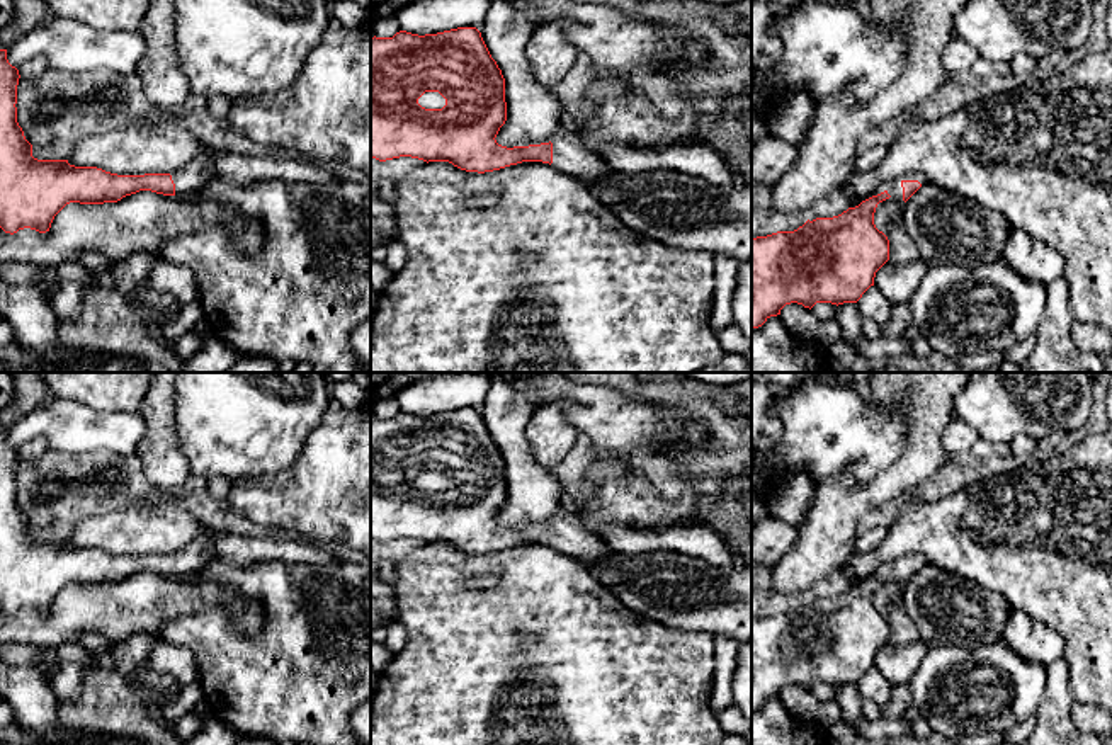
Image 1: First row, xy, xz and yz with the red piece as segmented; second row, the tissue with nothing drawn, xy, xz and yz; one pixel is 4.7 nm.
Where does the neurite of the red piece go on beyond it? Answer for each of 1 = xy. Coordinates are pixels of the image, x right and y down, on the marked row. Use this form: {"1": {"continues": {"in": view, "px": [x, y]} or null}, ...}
{"1": {"continues": {"in": "xy", "px": [191, 177]}}}

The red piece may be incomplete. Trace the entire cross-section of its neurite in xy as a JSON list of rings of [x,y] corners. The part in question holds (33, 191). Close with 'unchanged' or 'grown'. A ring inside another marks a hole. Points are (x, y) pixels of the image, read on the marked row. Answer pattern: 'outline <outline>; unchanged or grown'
outline [[[0,49],[0,228],[5,233],[14,235],[24,228],[46,233],[54,216],[70,202],[117,202],[139,191],[185,196],[201,189],[211,177],[216,177],[214,160],[218,155],[228,153],[204,148],[196,160],[172,173],[145,175],[117,175],[97,167],[75,167],[68,160],[37,160],[32,156],[32,145],[26,139],[17,122],[19,78],[19,70],[7,60],[7,49]]]; grown

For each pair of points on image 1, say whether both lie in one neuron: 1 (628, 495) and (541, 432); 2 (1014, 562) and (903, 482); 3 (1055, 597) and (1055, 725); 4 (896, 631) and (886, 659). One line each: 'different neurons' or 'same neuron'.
1: different neurons
2: different neurons
3: different neurons
4: different neurons

